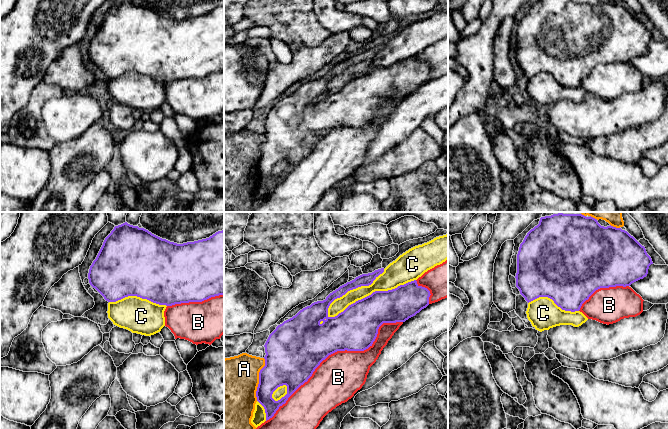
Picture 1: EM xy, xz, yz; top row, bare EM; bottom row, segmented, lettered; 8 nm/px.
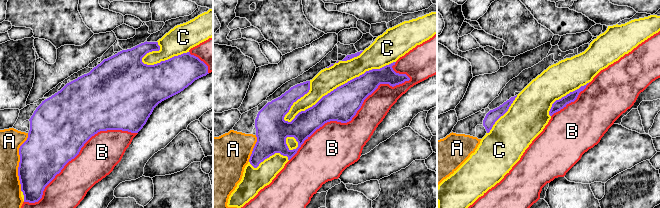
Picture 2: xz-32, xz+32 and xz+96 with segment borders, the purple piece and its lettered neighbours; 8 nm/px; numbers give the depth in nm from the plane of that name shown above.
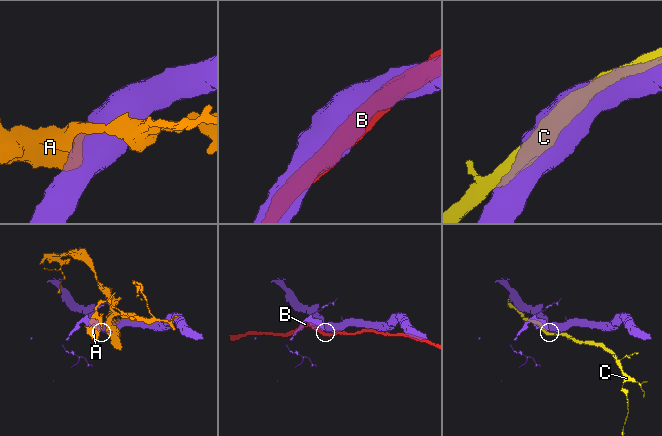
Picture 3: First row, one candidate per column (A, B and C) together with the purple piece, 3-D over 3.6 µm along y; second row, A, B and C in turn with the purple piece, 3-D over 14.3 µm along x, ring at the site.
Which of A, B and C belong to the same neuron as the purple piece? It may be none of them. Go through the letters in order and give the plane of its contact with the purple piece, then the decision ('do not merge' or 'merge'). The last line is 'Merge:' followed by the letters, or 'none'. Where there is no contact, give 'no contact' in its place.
A: contact in xz; do not merge
B: contact in xz; do not merge
C: contact in xz; merge
Merge: C

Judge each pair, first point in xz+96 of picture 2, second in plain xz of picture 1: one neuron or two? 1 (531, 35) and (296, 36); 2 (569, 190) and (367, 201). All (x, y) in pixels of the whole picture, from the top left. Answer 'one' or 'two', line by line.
1: one
2: one

